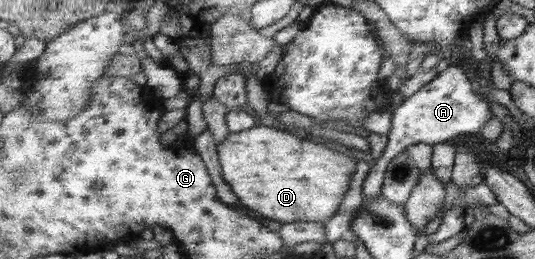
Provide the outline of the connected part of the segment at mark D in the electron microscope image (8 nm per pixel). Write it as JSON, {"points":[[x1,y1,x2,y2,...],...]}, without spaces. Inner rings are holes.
{"points":[[263,125,243,132,231,132,226,141,218,145,217,150,224,179,232,186,233,193,240,197,244,208,281,224,327,222,338,212,344,195,351,190,351,183,357,172,356,158,330,150,319,144,318,139,311,140,294,132,281,132,277,128]]}

